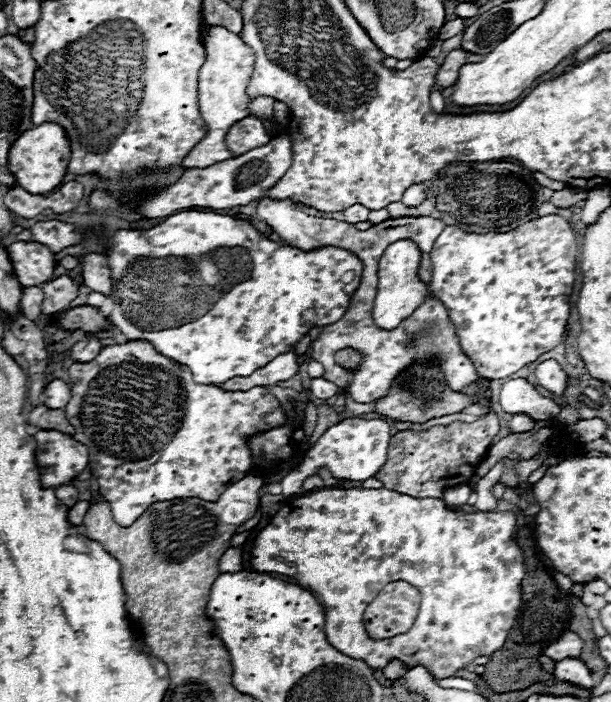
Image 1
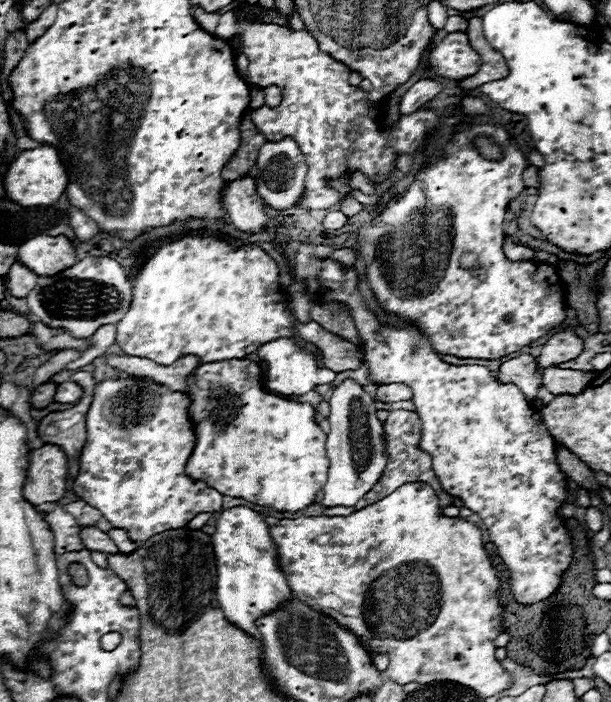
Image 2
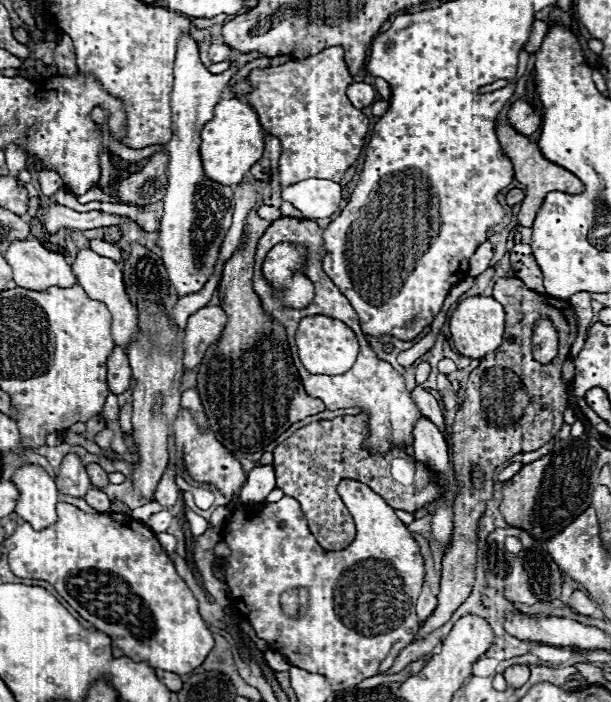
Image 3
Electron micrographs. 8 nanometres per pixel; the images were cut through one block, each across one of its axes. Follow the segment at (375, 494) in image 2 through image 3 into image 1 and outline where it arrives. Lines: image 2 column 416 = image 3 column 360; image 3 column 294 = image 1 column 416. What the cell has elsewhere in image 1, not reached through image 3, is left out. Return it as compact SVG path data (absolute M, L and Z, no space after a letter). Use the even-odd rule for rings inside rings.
M492 410L472 424L452 422L448 426L432 426L424 432L398 432L390 440L386 464L374 478L378 478L384 488L412 498L444 498L444 490L470 482L476 466L486 458L498 430L498 416Z

